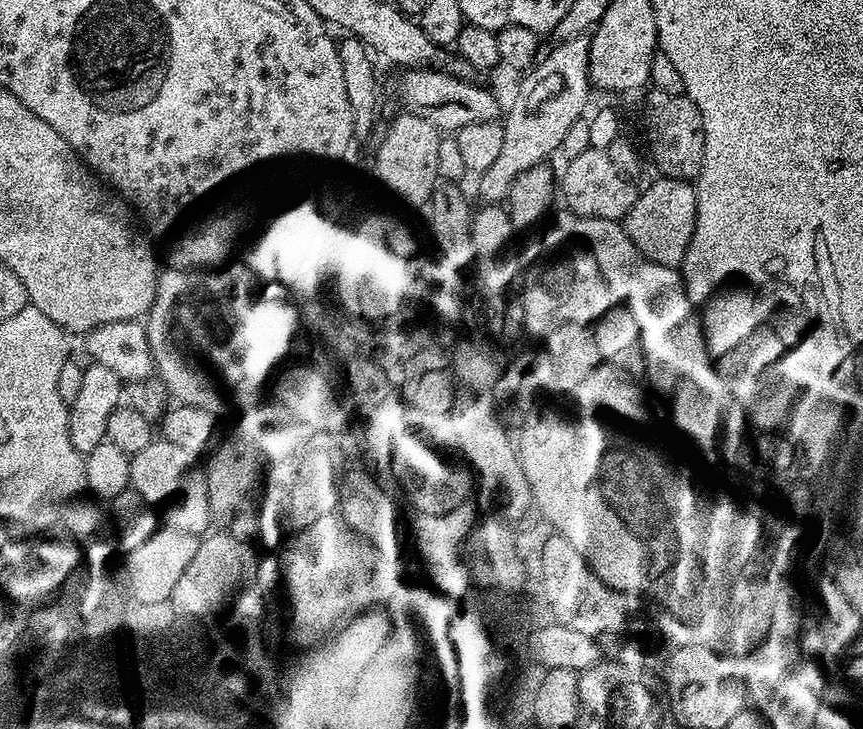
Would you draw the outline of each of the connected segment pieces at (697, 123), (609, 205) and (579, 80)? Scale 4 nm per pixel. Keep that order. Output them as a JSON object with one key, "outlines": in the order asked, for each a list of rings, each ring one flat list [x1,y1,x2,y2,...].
{"outlines":[[[649,91,644,100,644,140,656,163,660,176,675,180,695,181,702,170,702,154,706,154,706,134,702,130,702,114,686,95]],[[596,148,582,150,582,154,567,161,564,173,558,176,558,192,564,196,563,207,575,216,597,216,607,220,623,221,630,206,634,206,638,195,637,181,626,177,614,162,610,162,607,151]],[[583,34,553,45,552,50,545,51,539,63,521,79,525,80,517,86,512,105,509,108,507,105,502,120,502,150,490,170,481,172,478,176,481,201,489,204,507,201,514,178,518,178,518,174,533,168,535,164,547,161,547,156,563,145,570,125,585,115,584,107,588,104,588,92,590,93,590,39]]]}

